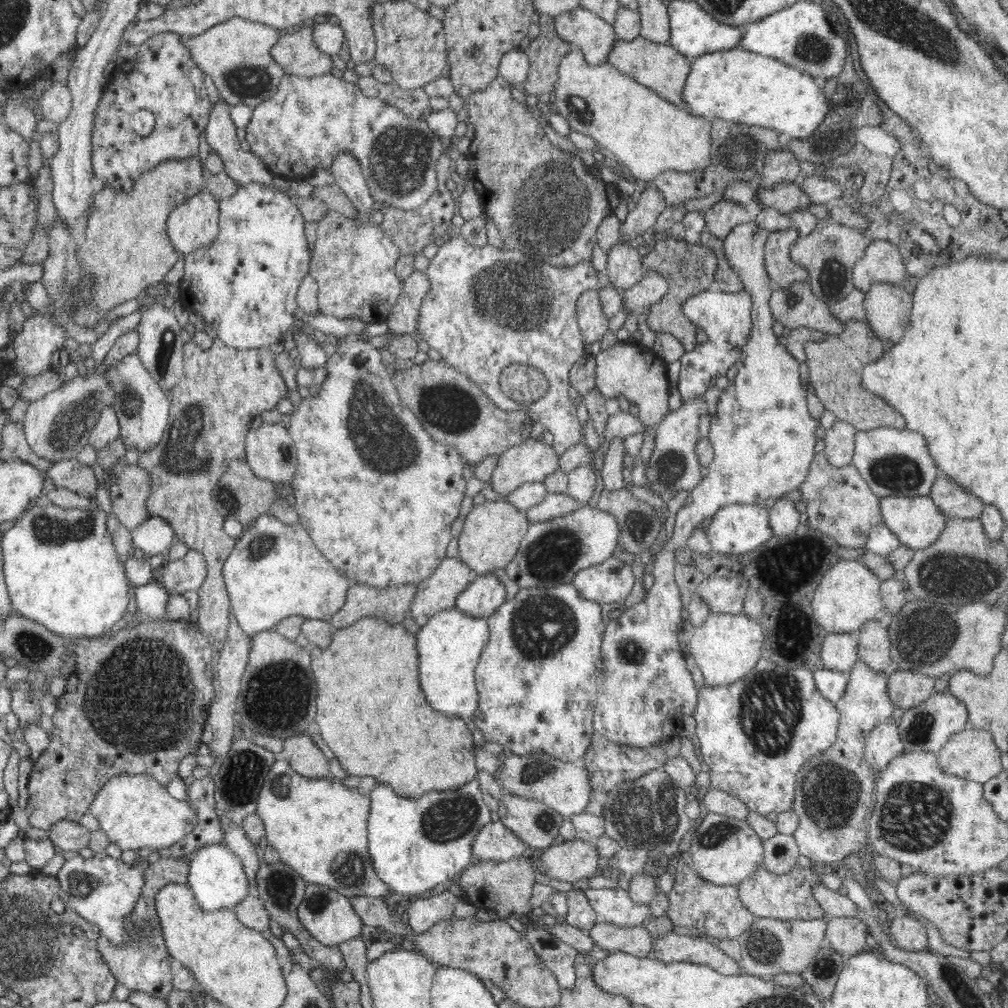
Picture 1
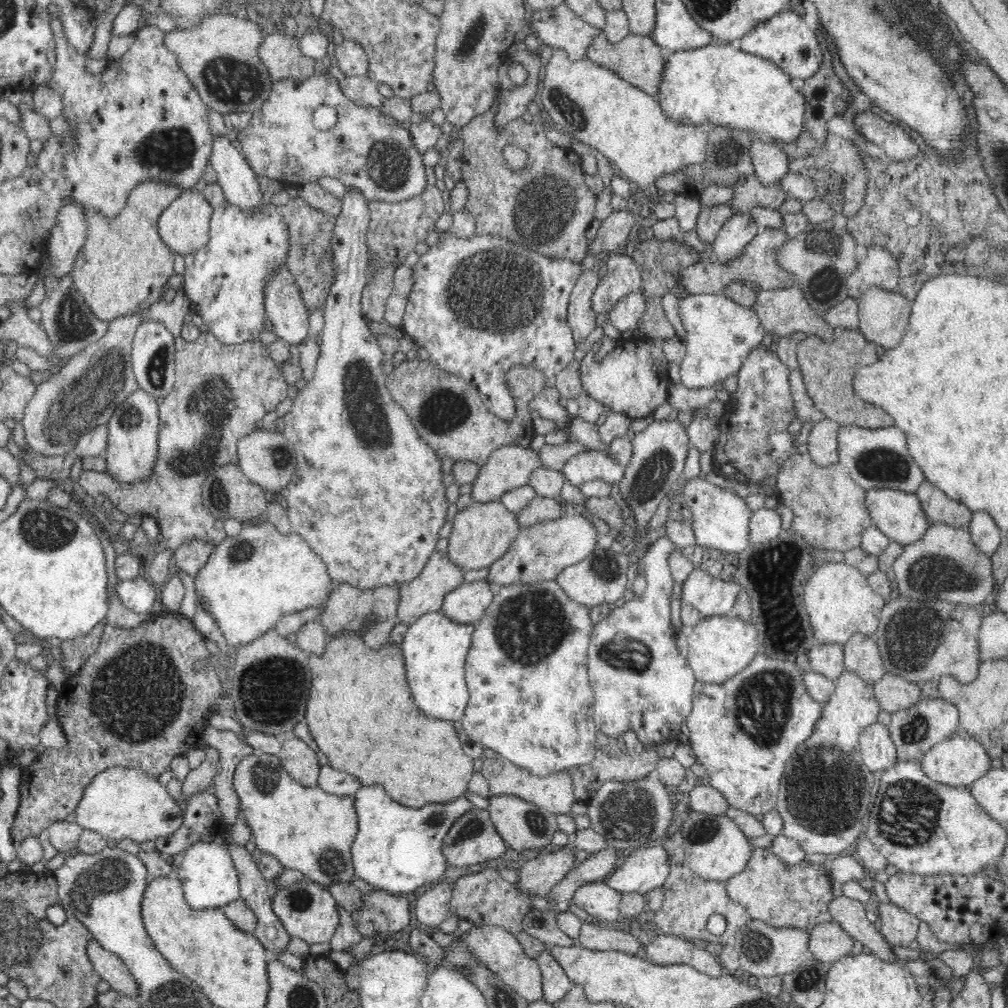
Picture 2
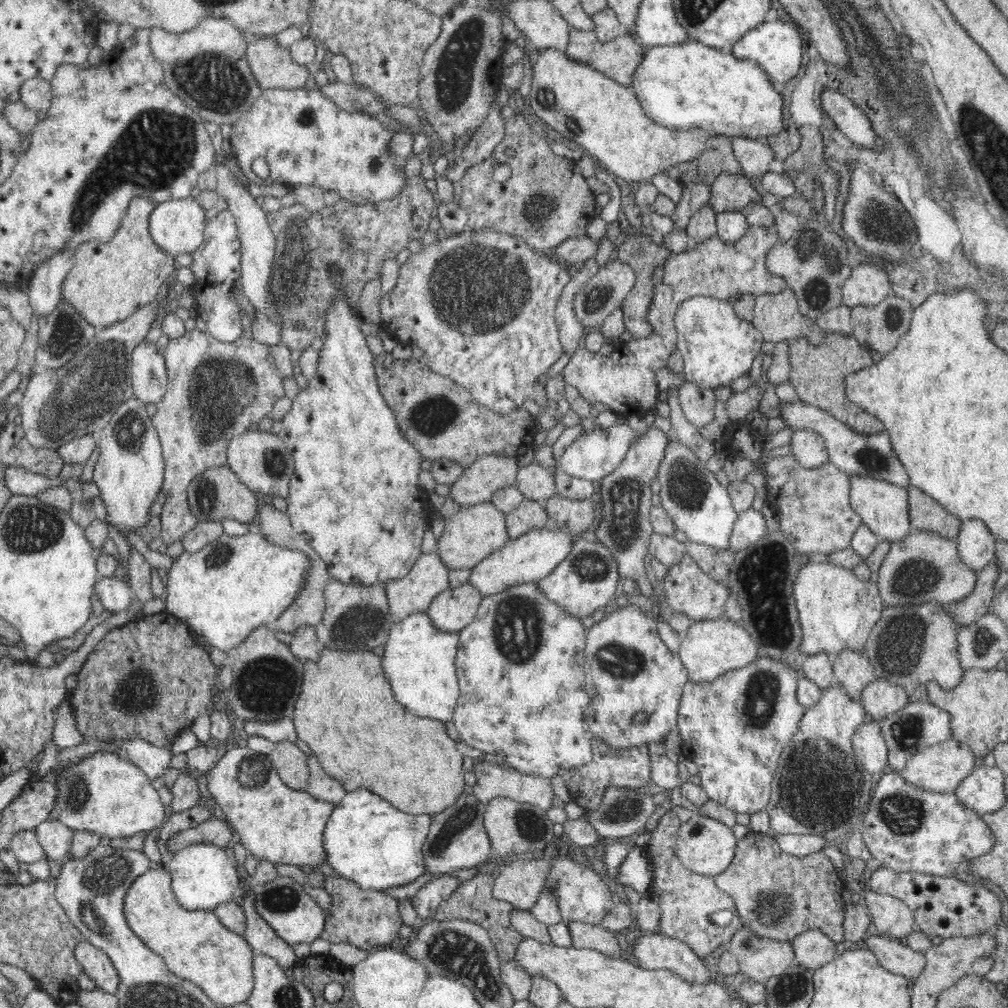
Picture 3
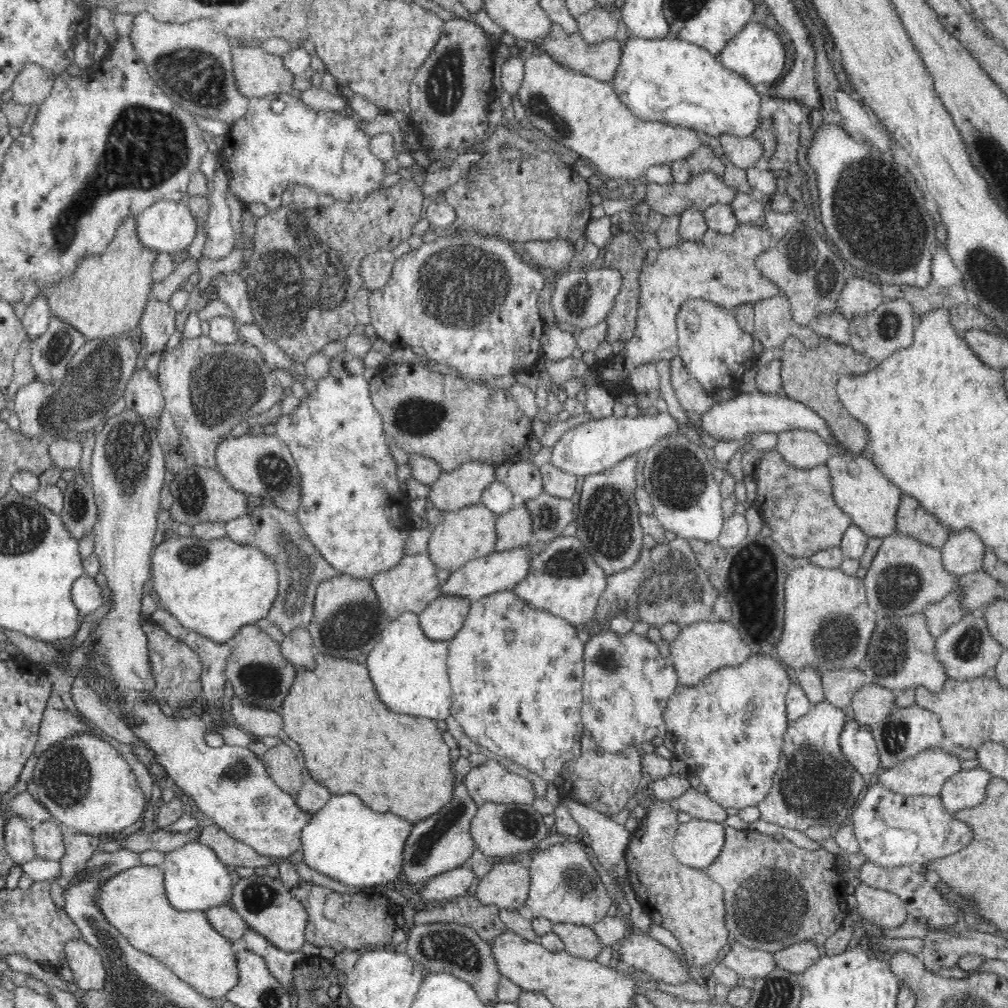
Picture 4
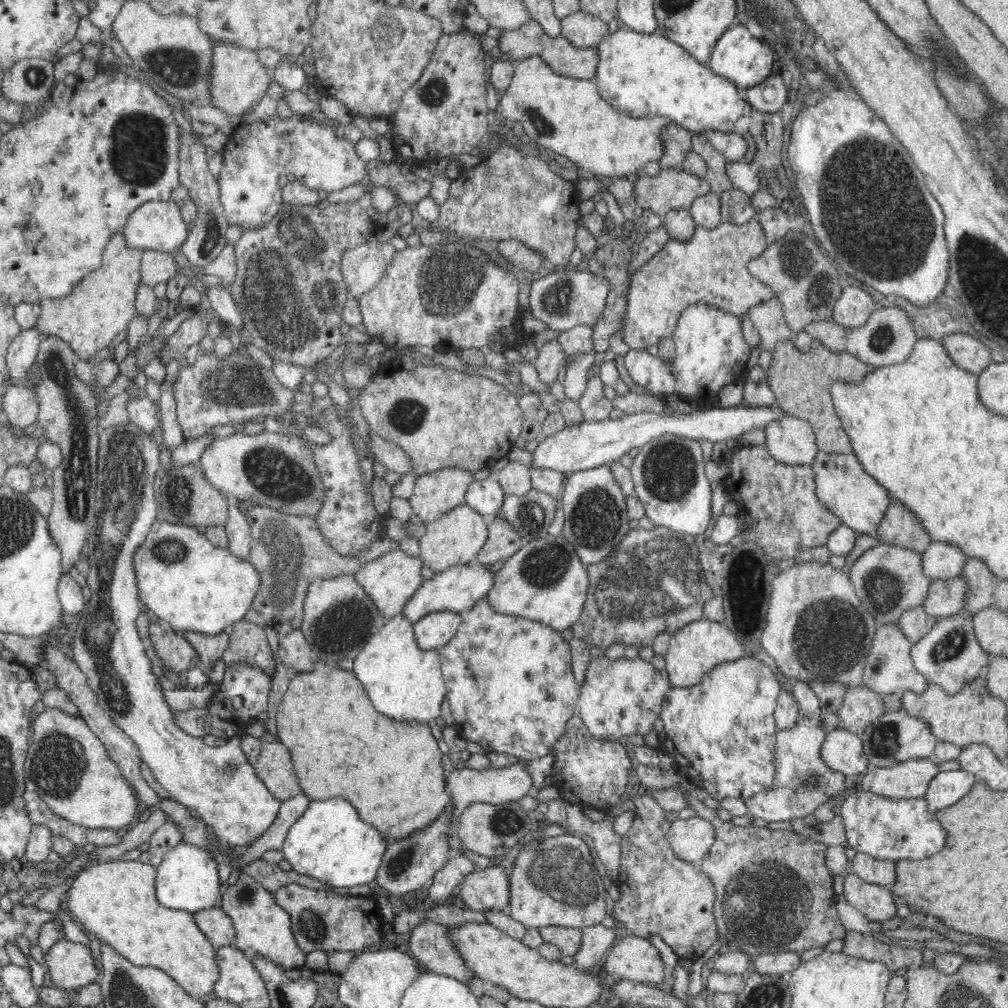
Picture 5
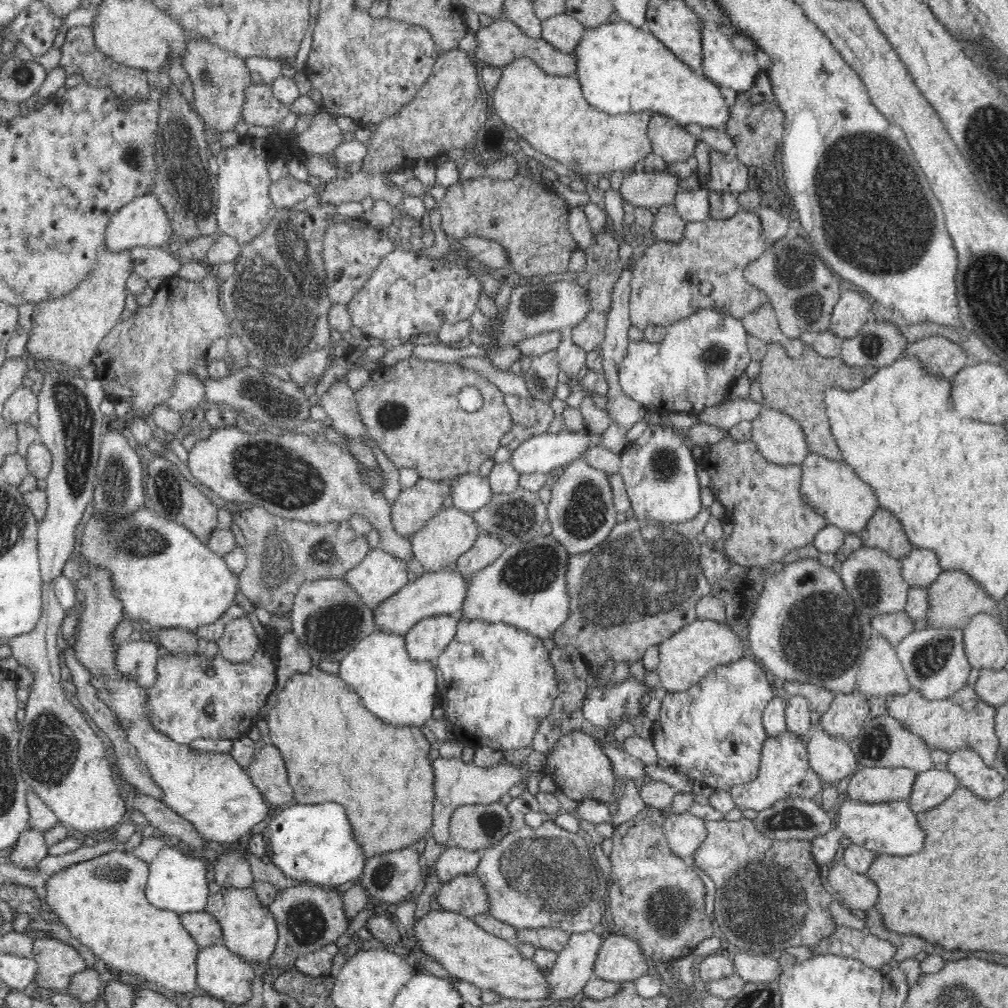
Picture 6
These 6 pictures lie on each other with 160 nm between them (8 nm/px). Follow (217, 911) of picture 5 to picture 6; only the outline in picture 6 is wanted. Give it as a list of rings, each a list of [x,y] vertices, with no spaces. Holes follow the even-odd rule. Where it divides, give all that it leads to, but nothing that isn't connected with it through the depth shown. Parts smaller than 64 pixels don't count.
[[[206,911],[181,914],[180,921],[200,948],[224,944],[218,921]]]

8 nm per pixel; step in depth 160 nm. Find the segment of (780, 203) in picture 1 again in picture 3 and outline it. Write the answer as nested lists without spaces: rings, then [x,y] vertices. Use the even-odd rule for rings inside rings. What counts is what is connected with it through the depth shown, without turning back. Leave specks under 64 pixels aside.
[[[722,173],[710,184],[710,200],[708,206],[714,212],[741,211],[750,202],[760,203],[762,189],[756,191],[750,186],[745,174]]]

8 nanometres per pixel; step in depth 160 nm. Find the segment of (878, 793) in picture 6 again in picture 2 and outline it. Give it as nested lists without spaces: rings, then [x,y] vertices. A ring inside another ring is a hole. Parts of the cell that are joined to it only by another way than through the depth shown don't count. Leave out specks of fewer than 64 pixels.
[[[959,731],[950,739],[945,739],[940,743],[935,743],[933,747],[922,756],[920,762],[922,771],[936,780],[936,782],[946,783],[946,785],[957,787],[968,787],[978,778],[992,769],[990,756],[986,752],[986,747],[978,742],[974,737]]]

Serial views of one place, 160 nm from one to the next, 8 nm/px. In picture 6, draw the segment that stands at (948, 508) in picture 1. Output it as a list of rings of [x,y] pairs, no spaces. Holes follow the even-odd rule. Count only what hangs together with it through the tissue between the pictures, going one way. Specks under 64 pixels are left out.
[[[878,508],[874,517],[858,534],[864,546],[880,548],[889,556],[902,560],[910,555],[913,545],[910,543],[901,521],[888,510]]]

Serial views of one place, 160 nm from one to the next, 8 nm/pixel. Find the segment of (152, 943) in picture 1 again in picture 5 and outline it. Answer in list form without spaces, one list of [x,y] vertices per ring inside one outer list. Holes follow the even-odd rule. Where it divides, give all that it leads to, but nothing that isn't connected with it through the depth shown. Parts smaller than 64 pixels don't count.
[[[65,938],[56,942],[54,946],[50,946],[50,951],[44,953],[44,962],[46,962],[46,970],[48,971],[46,977],[49,984],[73,993],[84,986],[97,983],[99,978],[97,964],[95,964],[90,948]]]

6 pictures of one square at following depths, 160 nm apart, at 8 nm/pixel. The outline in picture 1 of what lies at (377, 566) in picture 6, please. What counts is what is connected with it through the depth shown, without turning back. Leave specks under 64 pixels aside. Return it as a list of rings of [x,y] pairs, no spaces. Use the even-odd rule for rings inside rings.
[[[453,553],[444,558],[428,578],[416,583],[409,611],[412,619],[424,627],[436,614],[455,609],[458,594],[477,577],[476,571]]]

